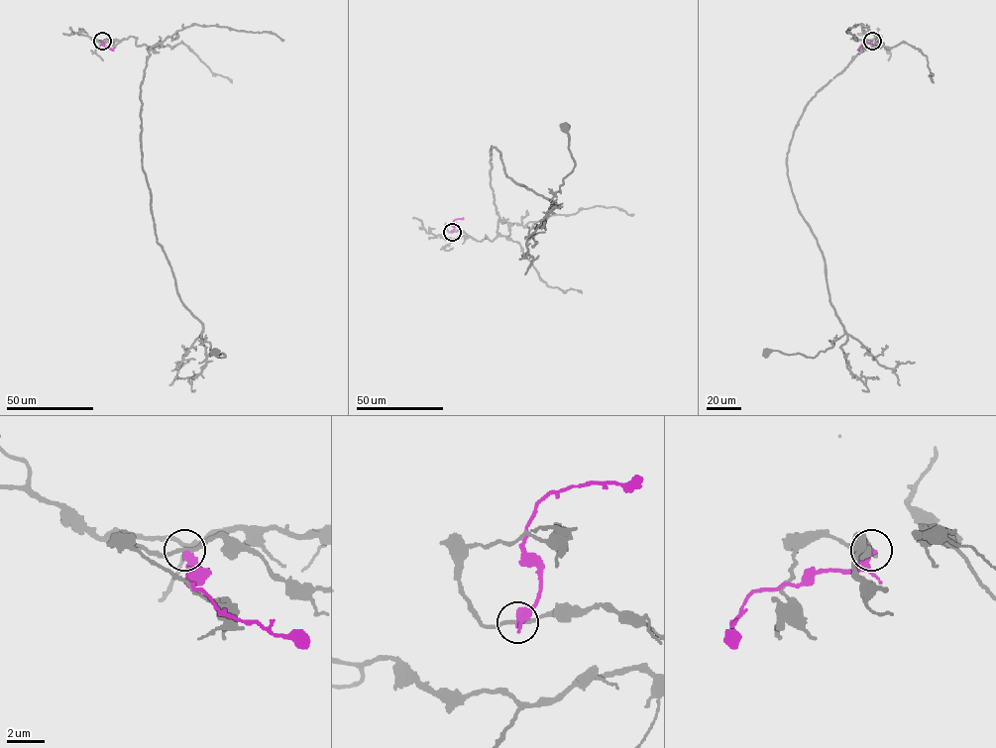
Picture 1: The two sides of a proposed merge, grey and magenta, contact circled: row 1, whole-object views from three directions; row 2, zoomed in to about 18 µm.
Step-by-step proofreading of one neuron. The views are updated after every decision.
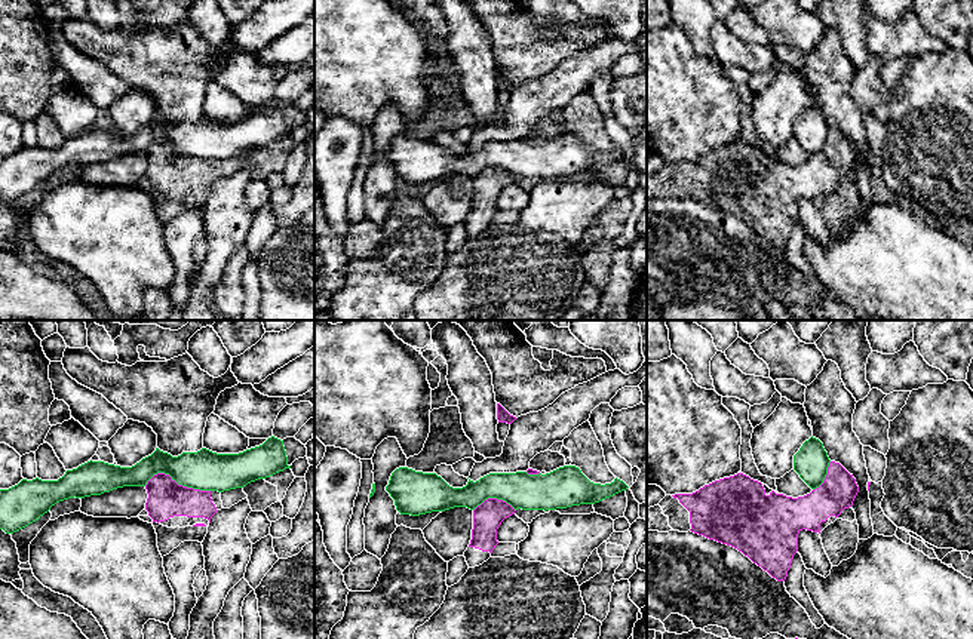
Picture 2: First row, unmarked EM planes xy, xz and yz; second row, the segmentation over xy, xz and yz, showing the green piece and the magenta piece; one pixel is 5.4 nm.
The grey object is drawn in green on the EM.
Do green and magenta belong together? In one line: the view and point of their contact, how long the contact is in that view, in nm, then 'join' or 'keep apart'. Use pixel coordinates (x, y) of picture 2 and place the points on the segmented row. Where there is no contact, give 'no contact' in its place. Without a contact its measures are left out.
contact xy (177, 482); length 360 nm; keep apart

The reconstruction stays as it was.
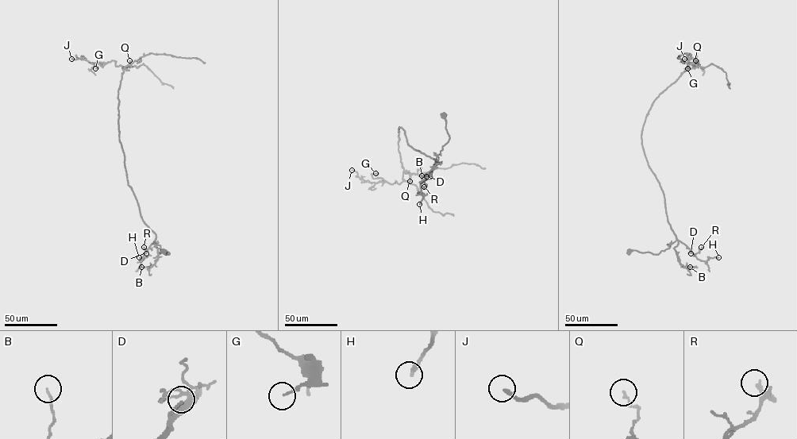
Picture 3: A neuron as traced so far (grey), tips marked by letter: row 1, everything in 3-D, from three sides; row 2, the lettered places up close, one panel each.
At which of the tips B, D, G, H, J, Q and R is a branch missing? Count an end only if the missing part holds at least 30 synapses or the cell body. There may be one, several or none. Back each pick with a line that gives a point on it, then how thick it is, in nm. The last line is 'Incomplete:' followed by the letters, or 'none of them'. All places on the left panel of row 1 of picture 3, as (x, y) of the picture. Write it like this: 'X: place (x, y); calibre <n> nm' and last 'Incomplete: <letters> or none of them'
J: place (71, 59); calibre 220 nm
Incomplete: J

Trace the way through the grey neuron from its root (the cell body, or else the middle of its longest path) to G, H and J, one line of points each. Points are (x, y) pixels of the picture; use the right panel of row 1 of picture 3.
G: (629, 251), (658, 254), (676, 239), (641, 133), (654, 101), (698, 60), (687, 68)
H: (629, 251), (658, 254), (678, 240), (698, 259), (706, 261), (710, 257), (718, 257)
J: (629, 251), (658, 254), (676, 239), (641, 133), (654, 101), (684, 71), (698, 66), (698, 60), (684, 59)

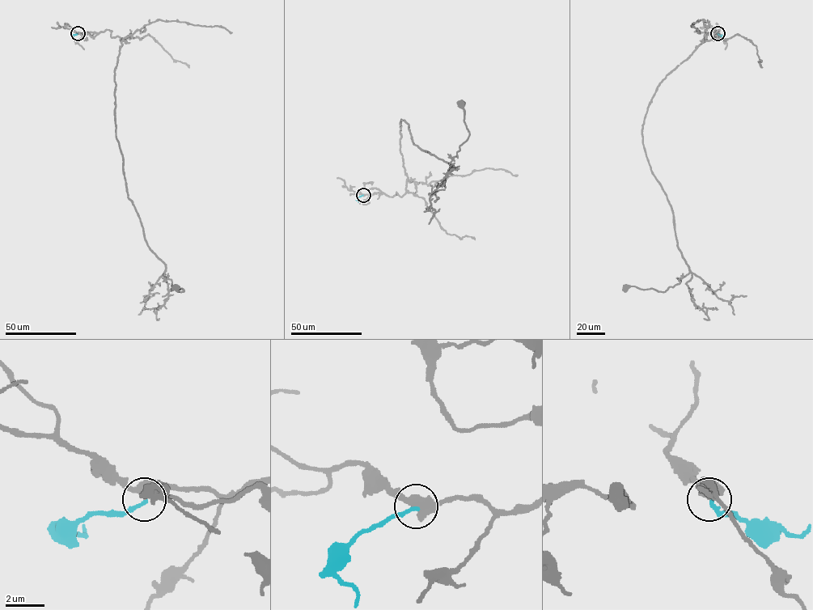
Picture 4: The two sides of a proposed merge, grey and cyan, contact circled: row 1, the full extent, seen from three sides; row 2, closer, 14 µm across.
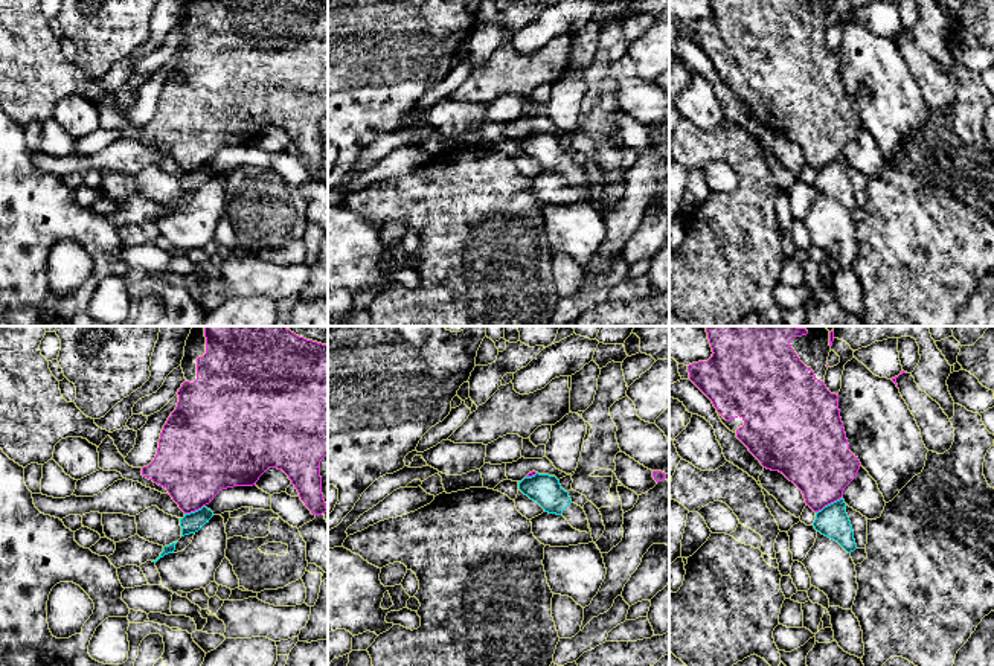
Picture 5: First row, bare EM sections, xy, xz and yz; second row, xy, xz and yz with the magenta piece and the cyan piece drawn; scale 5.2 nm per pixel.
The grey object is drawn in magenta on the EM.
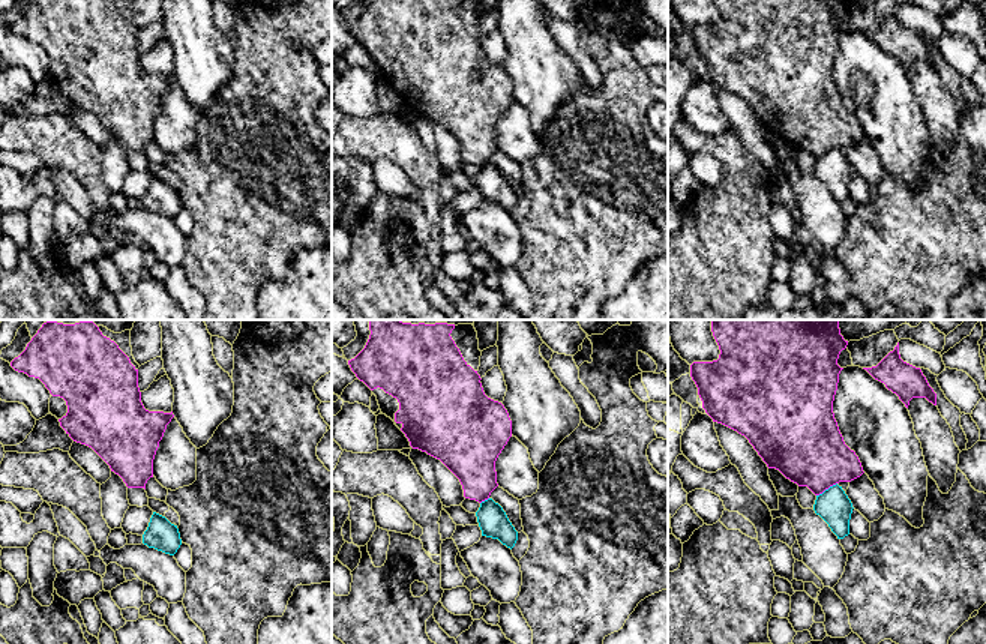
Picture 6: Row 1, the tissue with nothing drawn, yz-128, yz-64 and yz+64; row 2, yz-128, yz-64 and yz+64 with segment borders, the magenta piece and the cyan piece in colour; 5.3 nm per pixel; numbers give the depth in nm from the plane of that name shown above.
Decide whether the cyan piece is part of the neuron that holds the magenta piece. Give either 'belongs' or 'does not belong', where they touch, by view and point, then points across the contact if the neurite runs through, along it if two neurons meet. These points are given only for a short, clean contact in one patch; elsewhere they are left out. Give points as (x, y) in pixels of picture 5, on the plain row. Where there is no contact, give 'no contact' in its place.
does not belong | yz (828, 162) | along yz (840, 156), (816, 171)

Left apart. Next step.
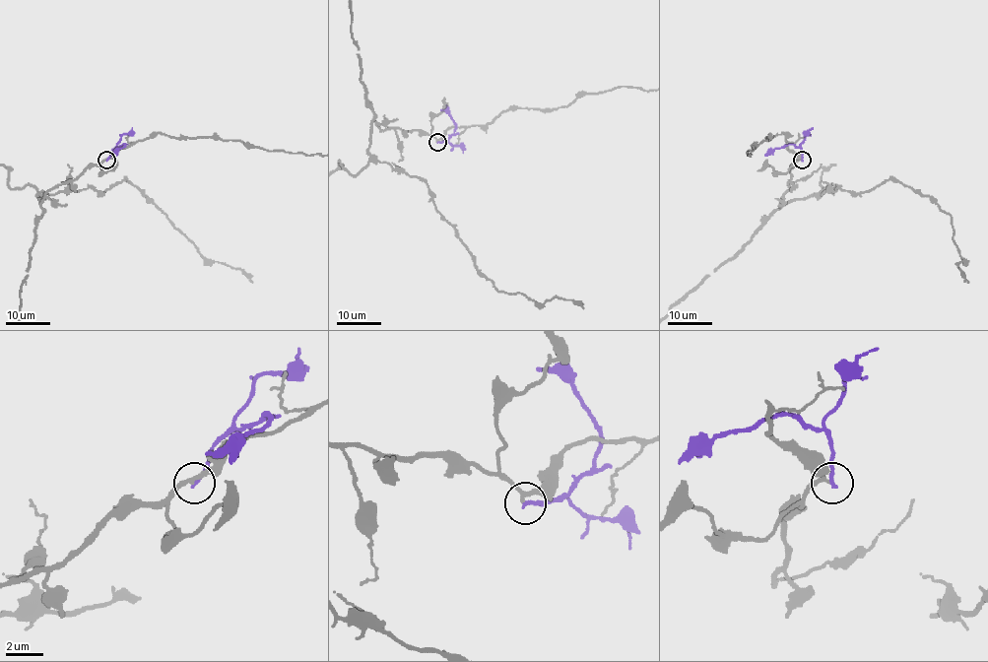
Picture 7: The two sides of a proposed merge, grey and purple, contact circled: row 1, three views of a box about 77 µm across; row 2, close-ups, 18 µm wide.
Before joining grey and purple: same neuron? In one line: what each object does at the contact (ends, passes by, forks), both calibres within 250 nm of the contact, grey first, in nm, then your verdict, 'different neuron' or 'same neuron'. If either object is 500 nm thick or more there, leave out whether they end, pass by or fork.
grey passes by; purple ends; calibres 170 and 200 nm; different neuron

